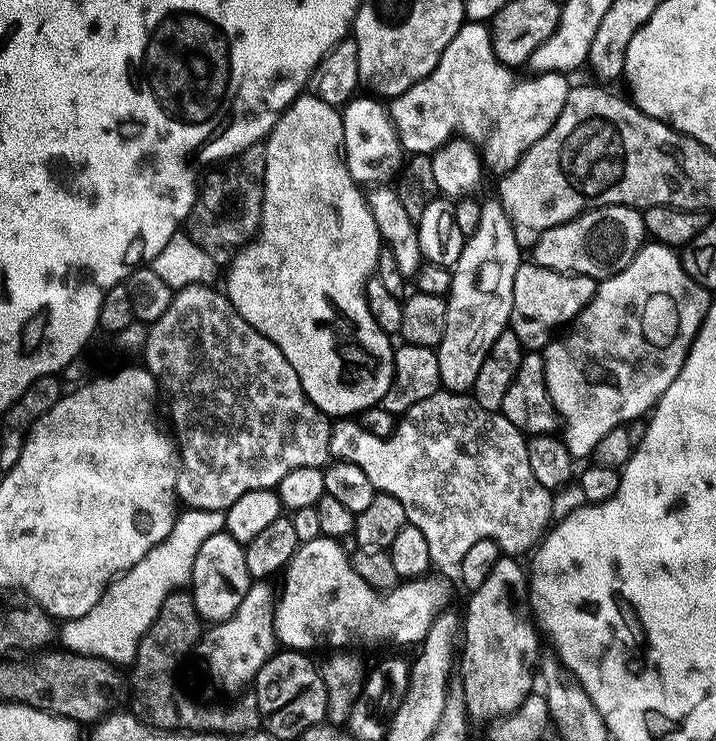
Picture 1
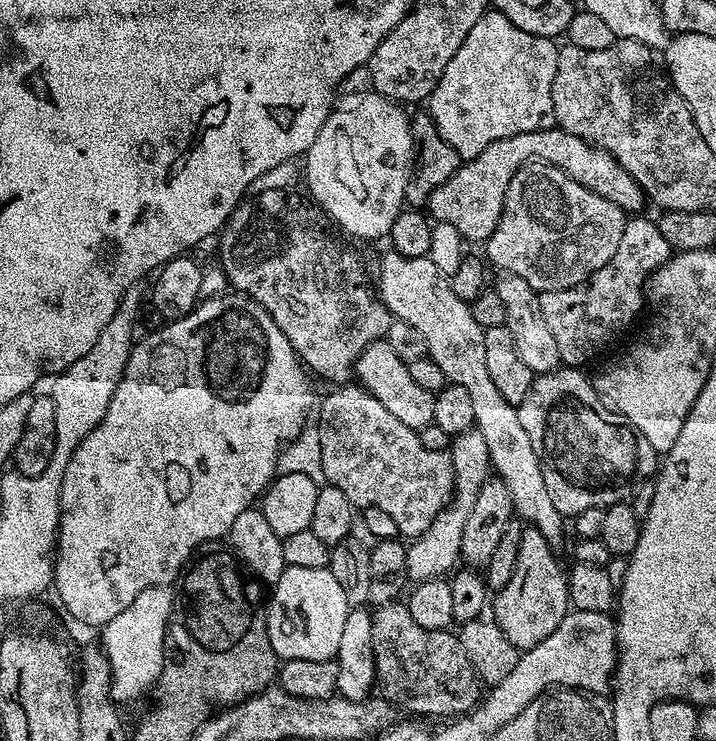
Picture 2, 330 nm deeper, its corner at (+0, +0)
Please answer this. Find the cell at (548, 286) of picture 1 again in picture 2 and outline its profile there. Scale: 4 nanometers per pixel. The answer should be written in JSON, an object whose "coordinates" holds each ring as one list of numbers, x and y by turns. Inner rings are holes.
{"coordinates":[[636,214,625,219,622,230,622,242,614,253,614,258,595,272,589,280,573,288,557,292,539,293,542,318,546,318,546,326,550,326,550,334,554,334,554,342,558,346,561,361,568,366,584,366,595,352,600,352,619,332,624,332,636,320,636,315,646,308,646,285,648,279,674,255,674,249,662,238,662,230,655,219,647,220,647,215]]}

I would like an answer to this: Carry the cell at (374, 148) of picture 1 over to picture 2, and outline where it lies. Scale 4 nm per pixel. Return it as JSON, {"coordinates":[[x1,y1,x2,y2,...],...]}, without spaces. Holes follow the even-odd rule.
{"coordinates":[[375,90,343,97,303,157,302,180,308,183,307,195,349,237,387,237,394,218,405,207,406,182,412,169,412,139,409,113,400,108,403,107,397,101,387,100]]}

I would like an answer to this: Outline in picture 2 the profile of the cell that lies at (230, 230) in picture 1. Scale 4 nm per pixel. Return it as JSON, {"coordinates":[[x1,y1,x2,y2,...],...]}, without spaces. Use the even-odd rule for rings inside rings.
{"coordinates":[[282,189,266,190,265,193,255,198,241,200,218,233,218,241,220,240,218,267,226,274,229,285,235,291,240,292,243,296,249,296,254,302,258,302,258,306,262,306,266,310,266,314,270,314,270,318,274,318,274,322,278,324,278,330,282,330,282,334,286,334,290,346,294,346,296,355,300,358,300,363,309,373,317,372,322,379,333,380,331,382,333,385,343,386,353,379,356,360,364,353,366,346,387,337,388,327,391,326,394,317,379,295,374,294,373,285,372,288,368,285,368,272,364,269,363,258,347,244,349,241,333,227,328,217,316,207,315,203,303,195,300,197,297,192,296,190,284,191]]}

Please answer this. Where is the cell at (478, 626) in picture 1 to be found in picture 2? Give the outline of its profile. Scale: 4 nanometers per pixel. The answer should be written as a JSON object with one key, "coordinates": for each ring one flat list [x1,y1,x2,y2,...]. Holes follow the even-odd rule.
{"coordinates":[[531,526,525,527,522,542,518,542,518,563,514,566,514,575,491,601,491,619,496,621,502,634,510,638,515,648,523,650,538,646,542,638,558,630,558,622,562,622,562,618,570,611,568,573,565,565,560,565,552,552,555,552,553,545,542,538,540,531]]}

